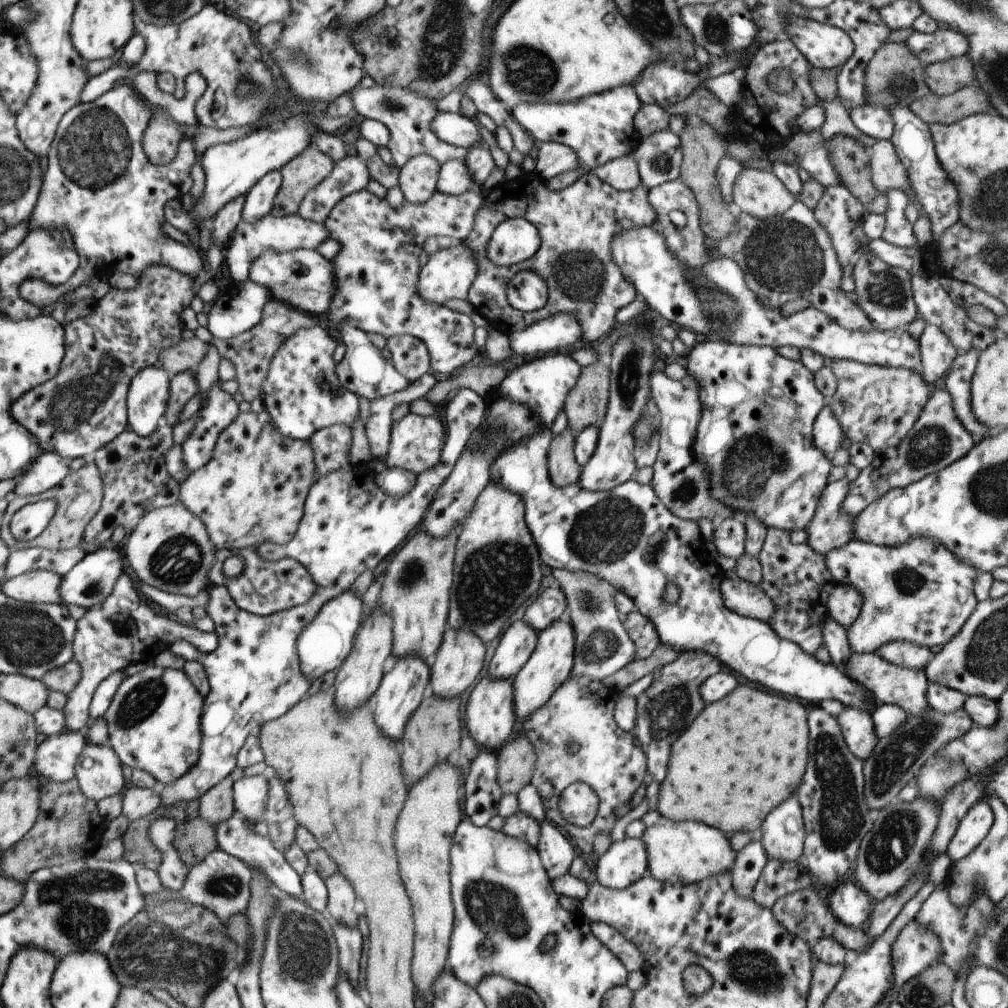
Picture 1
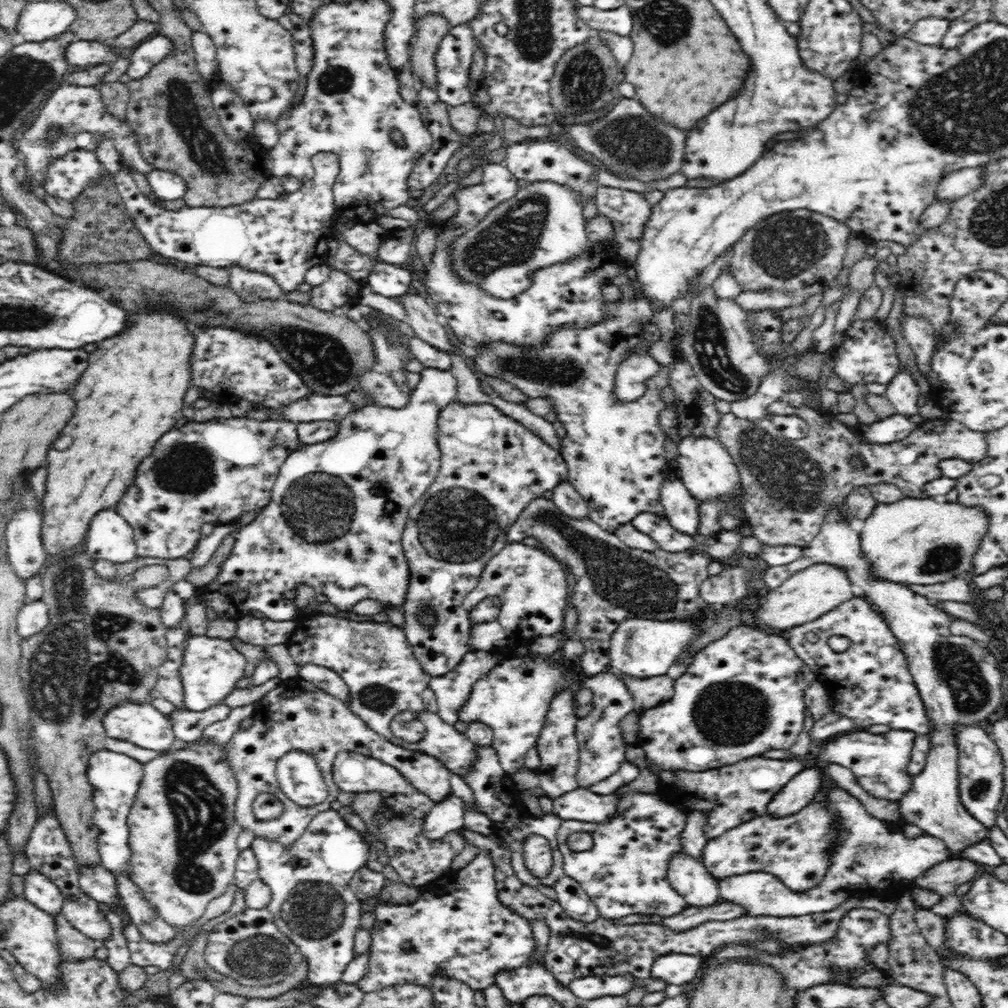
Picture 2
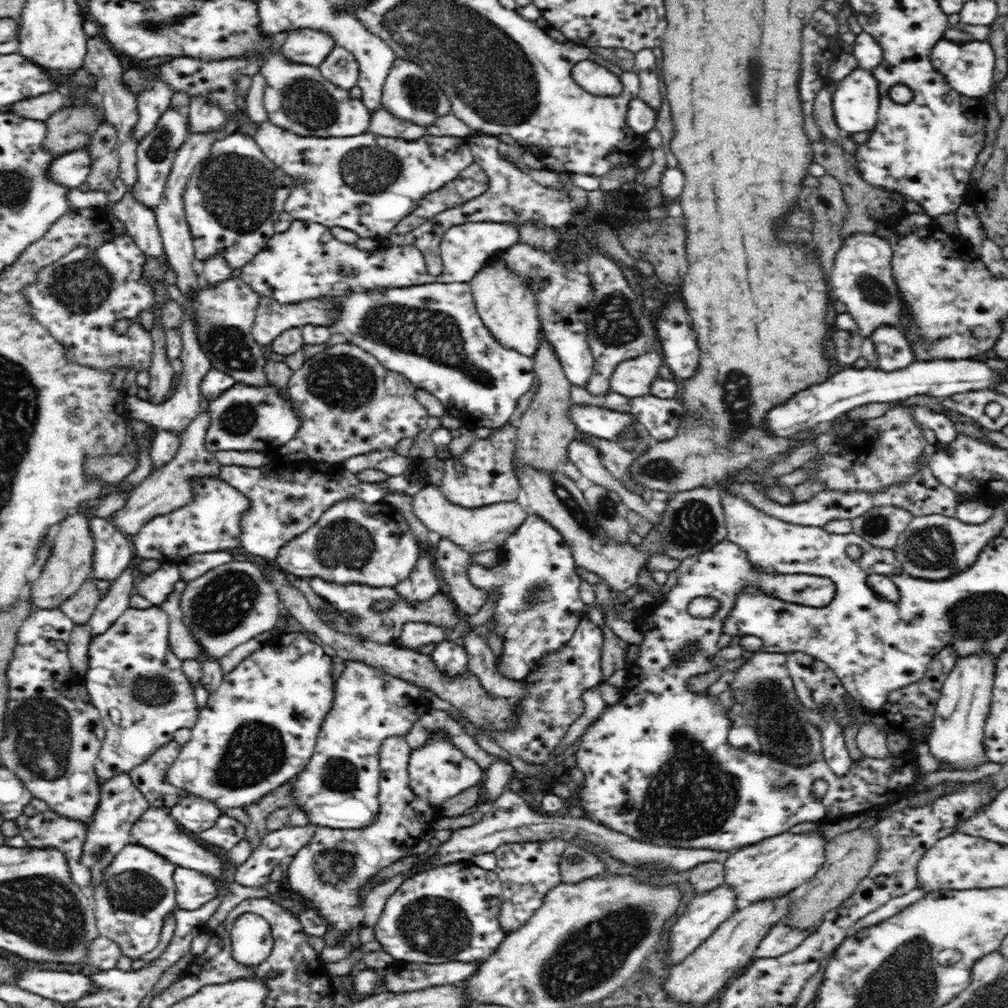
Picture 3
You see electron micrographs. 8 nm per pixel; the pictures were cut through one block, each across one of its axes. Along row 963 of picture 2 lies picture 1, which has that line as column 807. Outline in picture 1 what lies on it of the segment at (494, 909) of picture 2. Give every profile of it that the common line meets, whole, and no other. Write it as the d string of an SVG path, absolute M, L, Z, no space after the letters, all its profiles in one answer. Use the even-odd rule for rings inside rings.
M698 338L682 359L687 374L697 380L701 420L693 438L693 454L705 464L709 498L715 498L741 518L751 514L765 528L781 528L788 533L805 530L811 520L819 494L825 488L831 462L813 446L813 420L826 405L813 384L813 375L801 361L779 356L773 347L732 345Z

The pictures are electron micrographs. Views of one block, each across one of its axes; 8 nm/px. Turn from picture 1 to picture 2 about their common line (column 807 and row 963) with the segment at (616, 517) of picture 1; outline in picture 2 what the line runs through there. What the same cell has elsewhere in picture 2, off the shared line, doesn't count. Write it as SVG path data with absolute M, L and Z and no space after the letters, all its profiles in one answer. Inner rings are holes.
M668 953L658 956L651 968L651 975L669 984L684 985L696 978L702 966L702 957L684 953Z

